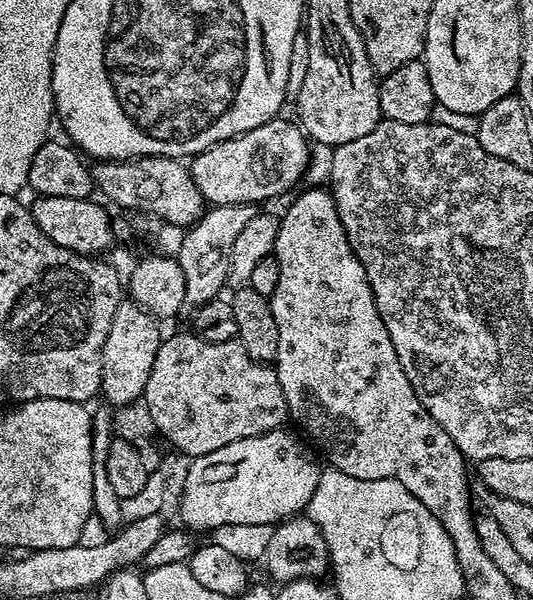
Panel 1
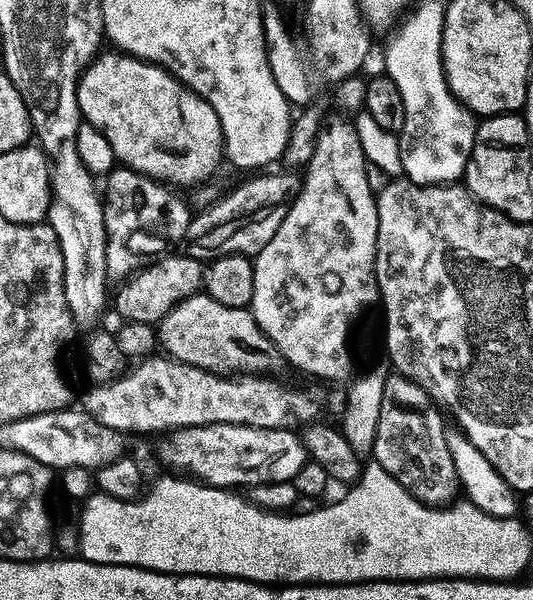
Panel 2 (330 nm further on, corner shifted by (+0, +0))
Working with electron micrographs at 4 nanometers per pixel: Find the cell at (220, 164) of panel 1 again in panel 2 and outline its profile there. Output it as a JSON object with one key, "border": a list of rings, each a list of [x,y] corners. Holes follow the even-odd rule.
{"border":[[[101,51],[80,76],[78,91],[81,117],[102,130],[102,134],[106,134],[106,142],[114,146],[117,161],[125,168],[132,168],[151,180],[158,180],[169,186],[199,186],[211,181],[220,160],[222,164],[226,156],[222,126],[214,106],[210,106],[210,102],[202,99],[198,93],[191,92],[183,82],[159,64],[149,64],[147,60],[111,51]]]}

